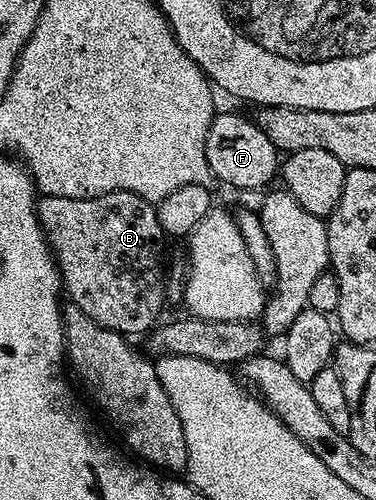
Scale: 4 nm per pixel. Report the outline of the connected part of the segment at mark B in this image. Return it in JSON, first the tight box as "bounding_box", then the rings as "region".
{"bounding_box":[37,190,165,336],"region":[[[118,190],[92,198],[45,194],[38,199],[37,209],[71,304],[97,324],[124,336],[142,335],[160,321],[159,313],[165,307],[165,235],[152,203]]]}

